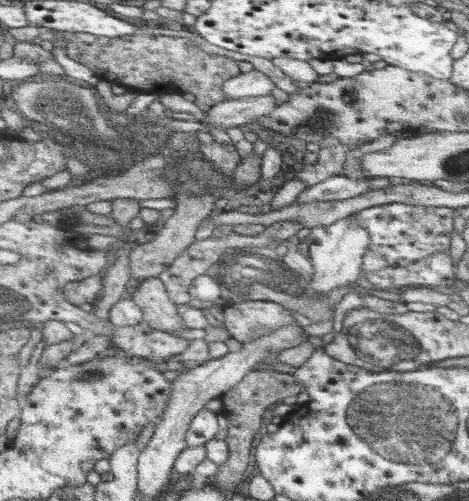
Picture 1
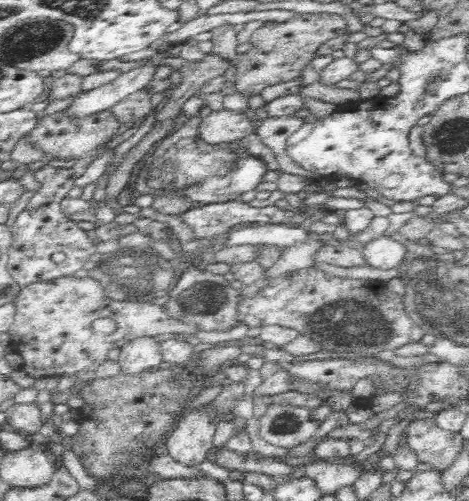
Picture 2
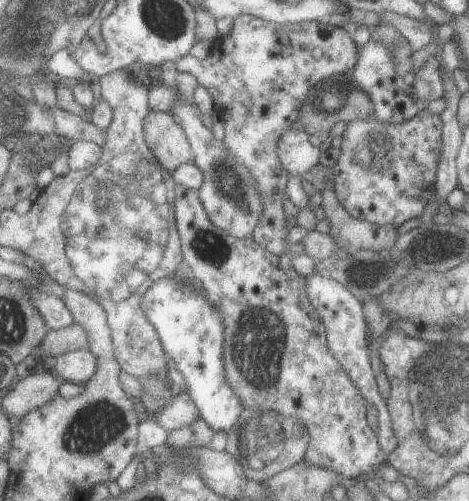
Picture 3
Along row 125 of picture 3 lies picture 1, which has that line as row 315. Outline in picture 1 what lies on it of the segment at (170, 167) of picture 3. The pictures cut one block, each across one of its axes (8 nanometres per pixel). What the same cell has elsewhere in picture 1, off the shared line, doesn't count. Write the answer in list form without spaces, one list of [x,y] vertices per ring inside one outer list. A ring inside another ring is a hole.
[[[157,277],[144,279],[130,298],[143,310],[144,322],[154,330],[160,330],[173,335],[174,331],[186,329],[180,314],[177,314],[178,306],[170,300],[164,283]]]

